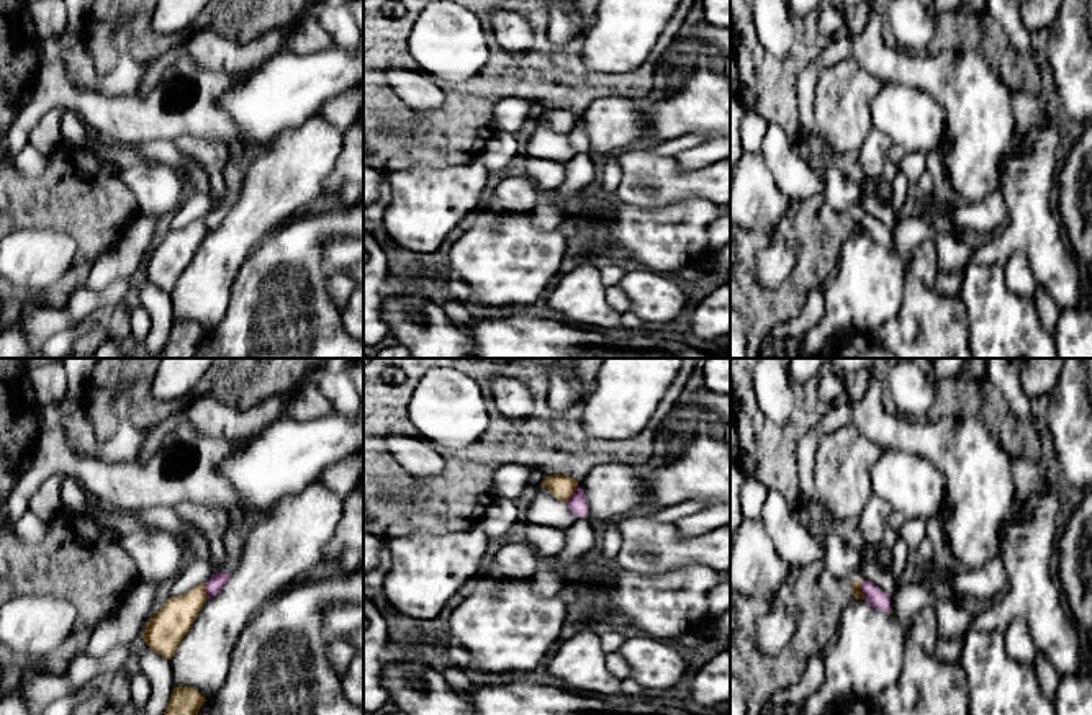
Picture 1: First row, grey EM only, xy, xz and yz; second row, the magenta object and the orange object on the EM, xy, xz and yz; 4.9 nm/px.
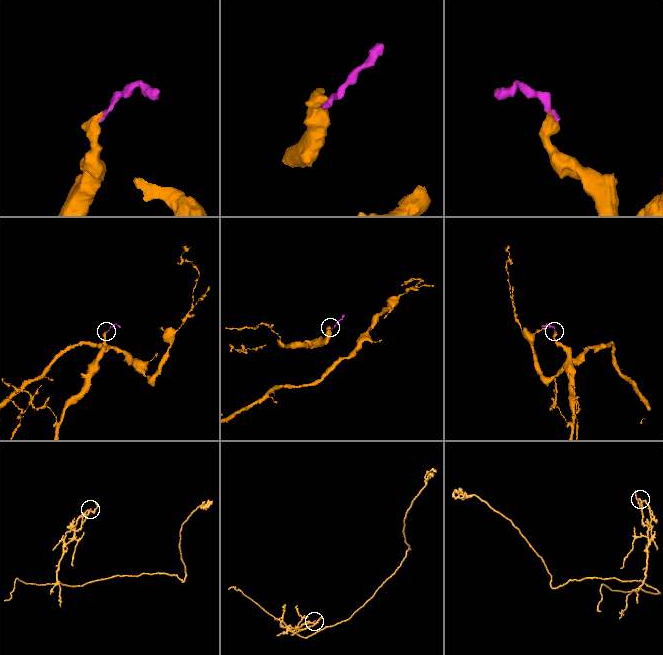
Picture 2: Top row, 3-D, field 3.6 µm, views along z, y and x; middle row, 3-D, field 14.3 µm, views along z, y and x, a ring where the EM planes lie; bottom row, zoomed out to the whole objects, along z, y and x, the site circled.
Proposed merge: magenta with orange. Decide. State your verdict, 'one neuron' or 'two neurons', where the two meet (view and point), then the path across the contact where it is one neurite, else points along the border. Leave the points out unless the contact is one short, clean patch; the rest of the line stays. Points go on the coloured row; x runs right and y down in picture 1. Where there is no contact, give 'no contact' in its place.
two neurons; contact yz (861, 589); border yz (861, 581), (861, 594), (865, 598)

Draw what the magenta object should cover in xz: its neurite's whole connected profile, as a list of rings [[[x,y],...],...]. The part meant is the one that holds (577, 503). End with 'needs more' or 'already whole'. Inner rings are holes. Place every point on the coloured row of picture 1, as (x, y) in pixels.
[[[576,488],[575,494],[565,504],[576,517],[584,517],[589,514],[586,507],[586,496],[581,488]]] | already whole

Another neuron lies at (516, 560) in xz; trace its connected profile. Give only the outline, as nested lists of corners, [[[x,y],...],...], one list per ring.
[[[527,542],[506,543],[493,553],[493,563],[508,579],[530,578],[540,561],[540,555]]]

